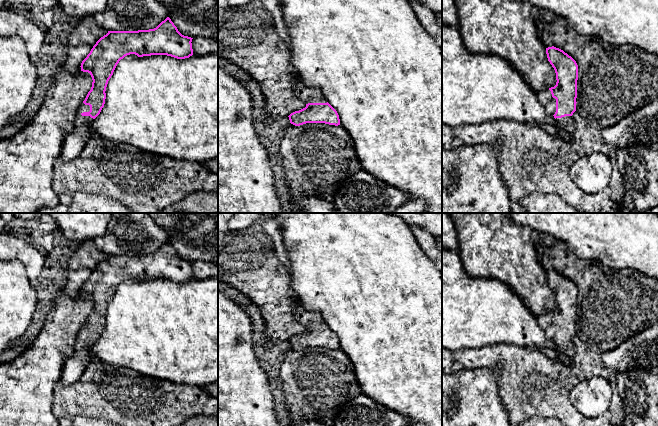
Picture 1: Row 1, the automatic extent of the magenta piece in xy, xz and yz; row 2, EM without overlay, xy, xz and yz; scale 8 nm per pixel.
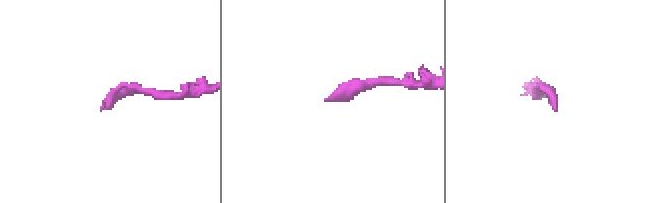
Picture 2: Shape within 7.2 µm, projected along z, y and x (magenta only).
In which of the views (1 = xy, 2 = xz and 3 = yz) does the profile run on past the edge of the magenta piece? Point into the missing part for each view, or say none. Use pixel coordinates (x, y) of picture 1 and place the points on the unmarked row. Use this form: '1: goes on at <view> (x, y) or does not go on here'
1: goes on at xy (74, 366)
2: goes on at xz (308, 318)
3: goes on at yz (566, 348)

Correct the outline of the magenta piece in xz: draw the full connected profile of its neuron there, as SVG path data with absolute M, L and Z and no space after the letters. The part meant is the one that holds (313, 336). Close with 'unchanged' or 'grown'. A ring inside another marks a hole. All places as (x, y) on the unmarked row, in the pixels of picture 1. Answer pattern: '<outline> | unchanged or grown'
M299 305L294 310L294 317L306 328L306 331L288 340L291 348L295 350L306 347L340 349L337 335L327 326L320 313L308 311Z | grown

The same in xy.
M169 241L156 252L138 255L108 255L91 273L90 277L81 287L81 295L88 296L92 301L92 311L85 324L78 333L72 354L66 359L60 382L63 387L76 383L83 374L86 366L91 362L91 347L100 338L105 328L106 311L109 303L121 283L130 278L138 281L151 279L167 279L177 283L189 282L193 279L191 261L182 259Z | grown

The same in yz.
M554 270L546 272L548 285L556 297L556 309L540 315L538 323L546 335L558 347L558 361L572 363L575 346L572 341L576 335L578 289L563 274Z | grown

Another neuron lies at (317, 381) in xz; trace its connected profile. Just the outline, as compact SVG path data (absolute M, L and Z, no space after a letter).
M290 347L285 352L279 378L292 420L297 425L312 419L319 419L328 426L334 426L335 415L341 407L362 394L354 366L341 349L306 347L295 350Z

